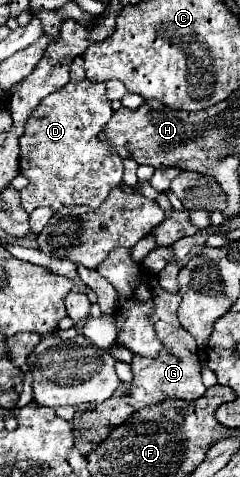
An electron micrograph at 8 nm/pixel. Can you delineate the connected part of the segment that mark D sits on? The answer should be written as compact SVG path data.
M76 58L72 62L70 82L46 96L26 122L26 132L20 138L20 174L30 178L28 188L20 192L26 212L38 206L54 210L64 206L100 208L108 192L122 182L122 160L112 152L110 144L98 140L100 130L112 118L106 84L84 80L82 58Z

